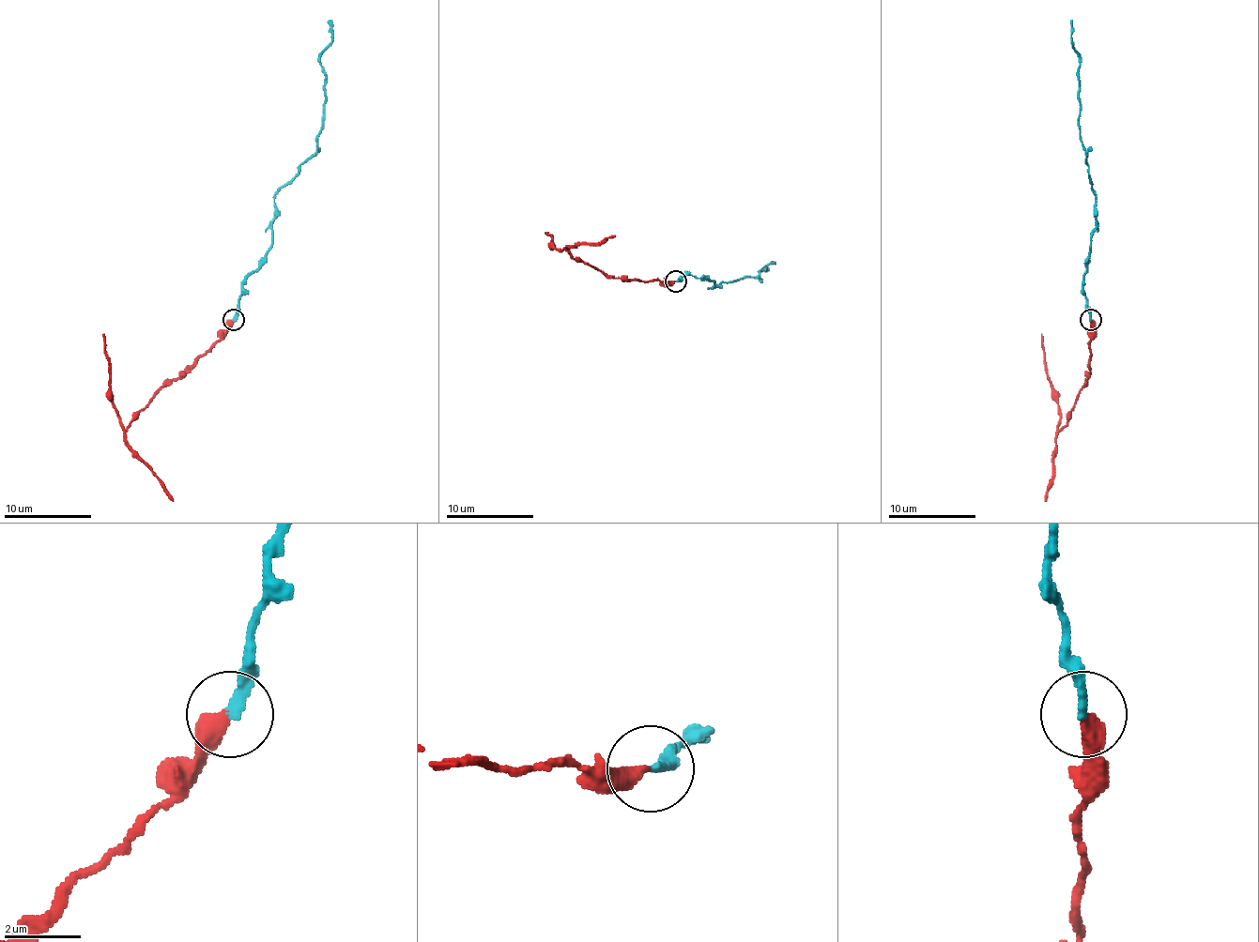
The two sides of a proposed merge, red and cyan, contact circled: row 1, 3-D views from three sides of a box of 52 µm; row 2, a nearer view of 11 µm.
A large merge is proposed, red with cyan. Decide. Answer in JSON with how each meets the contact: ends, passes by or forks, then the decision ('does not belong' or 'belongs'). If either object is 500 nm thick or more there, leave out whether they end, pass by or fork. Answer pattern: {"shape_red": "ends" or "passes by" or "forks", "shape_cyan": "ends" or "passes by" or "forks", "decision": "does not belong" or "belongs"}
{"shape_red": "ends", "shape_cyan": "ends", "decision": "does not belong"}

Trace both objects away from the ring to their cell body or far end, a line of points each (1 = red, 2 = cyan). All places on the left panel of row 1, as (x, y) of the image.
1: (233, 319), (196, 360), (165, 385), (126, 428), (122, 426), (114, 404), (102, 334)
2: (233, 319), (242, 282), (272, 243), (274, 195), (315, 151), (322, 126), (320, 55), (331, 40), (327, 21)

